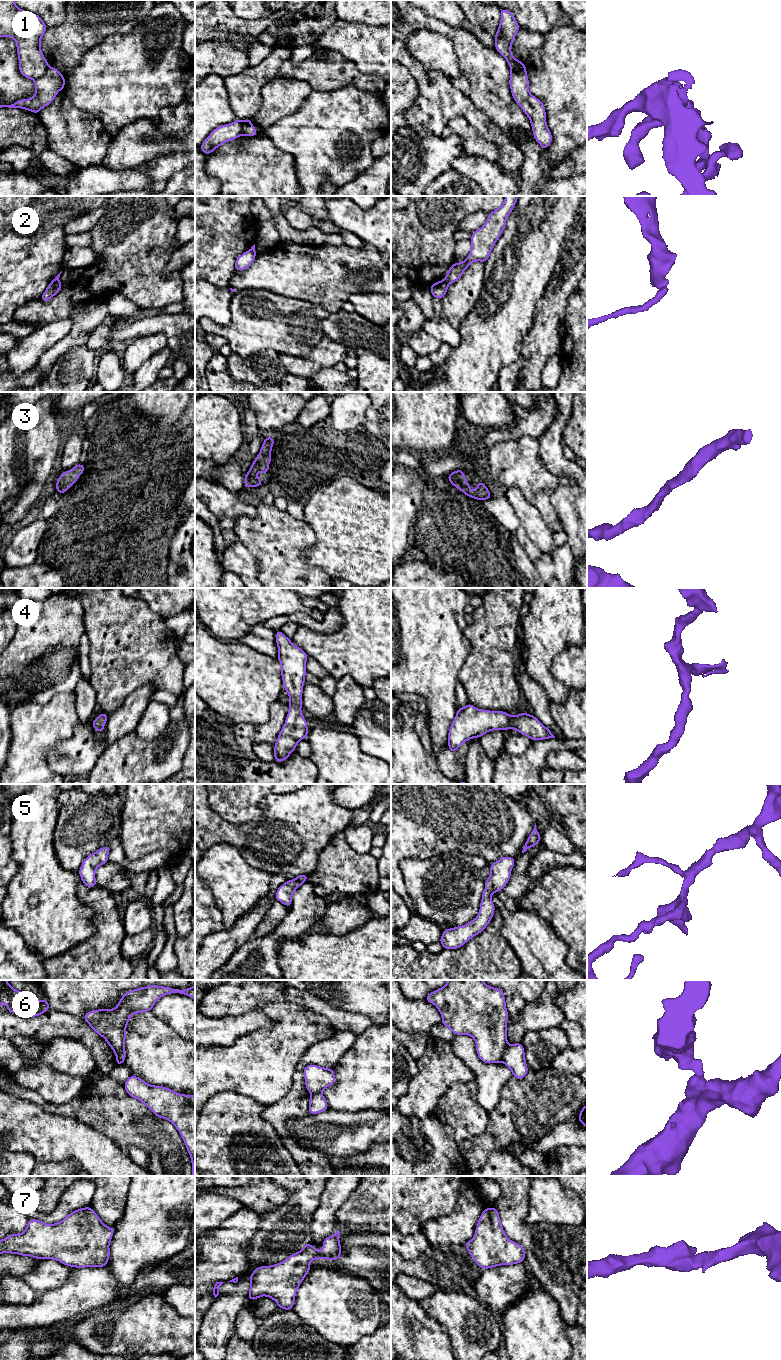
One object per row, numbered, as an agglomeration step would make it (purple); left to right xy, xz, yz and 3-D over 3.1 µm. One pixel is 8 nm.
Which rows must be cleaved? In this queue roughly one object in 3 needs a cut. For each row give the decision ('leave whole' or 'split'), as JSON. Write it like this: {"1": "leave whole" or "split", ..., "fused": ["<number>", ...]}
{"1": "split", "2": "split", "3": "leave whole", "4": "leave whole", "5": "leave whole", "6": "split", "7": "leave whole", "fused": ["1", "2", "6"]}

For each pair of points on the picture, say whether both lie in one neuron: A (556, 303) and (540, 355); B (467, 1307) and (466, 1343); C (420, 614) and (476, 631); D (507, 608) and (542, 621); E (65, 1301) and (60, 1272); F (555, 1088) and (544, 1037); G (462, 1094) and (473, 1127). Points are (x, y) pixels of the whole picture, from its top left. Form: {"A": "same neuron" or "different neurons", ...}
{"A": "same neuron", "B": "same neuron", "C": "different neurons", "D": "different neurons", "E": "different neurons", "F": "different neurons", "G": "same neuron"}

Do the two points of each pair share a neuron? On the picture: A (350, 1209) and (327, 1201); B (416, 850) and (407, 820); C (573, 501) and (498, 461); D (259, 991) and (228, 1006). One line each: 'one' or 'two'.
A: two
B: one
C: two
D: one

